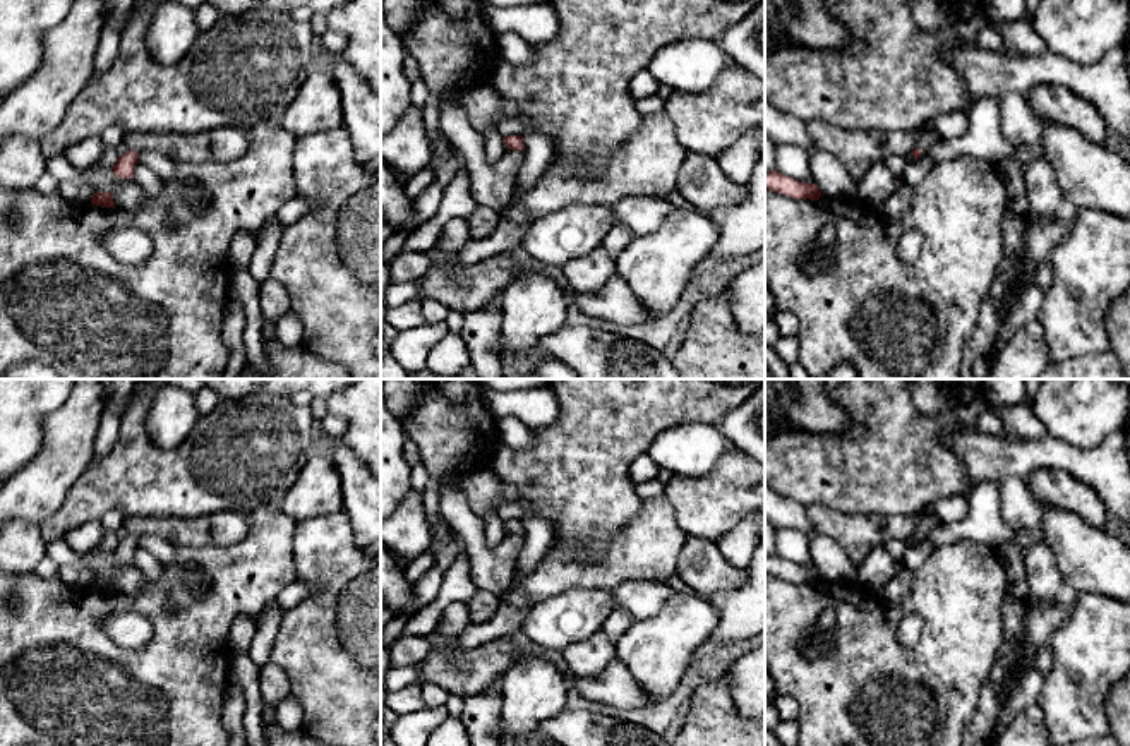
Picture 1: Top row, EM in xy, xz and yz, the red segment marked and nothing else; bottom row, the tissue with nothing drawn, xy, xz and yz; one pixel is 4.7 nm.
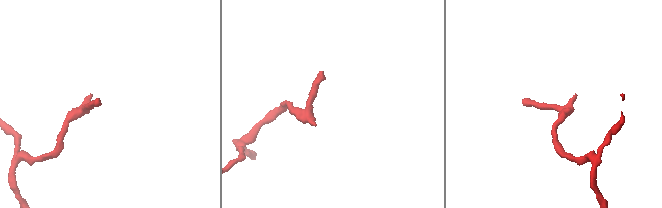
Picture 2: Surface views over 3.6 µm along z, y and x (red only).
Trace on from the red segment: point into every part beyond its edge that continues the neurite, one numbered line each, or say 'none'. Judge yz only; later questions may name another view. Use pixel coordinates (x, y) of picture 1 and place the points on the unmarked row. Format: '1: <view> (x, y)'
1: yz (926, 520)

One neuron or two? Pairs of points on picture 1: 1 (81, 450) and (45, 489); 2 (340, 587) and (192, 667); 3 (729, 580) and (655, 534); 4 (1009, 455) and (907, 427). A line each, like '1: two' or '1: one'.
1: one
2: two
3: two
4: two

